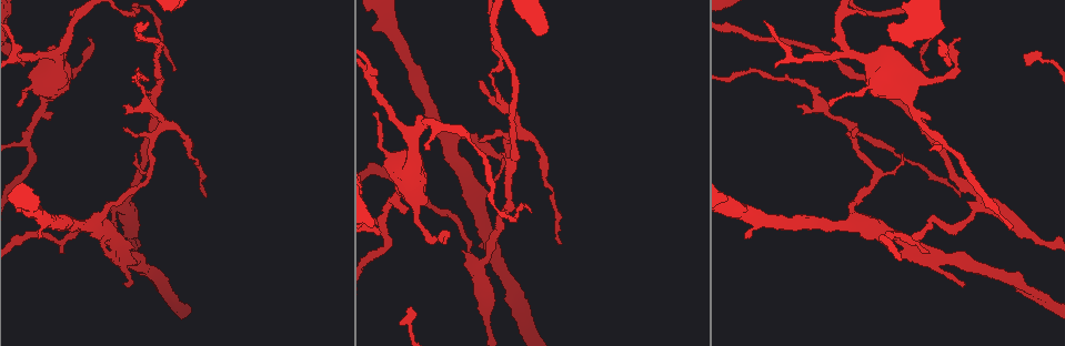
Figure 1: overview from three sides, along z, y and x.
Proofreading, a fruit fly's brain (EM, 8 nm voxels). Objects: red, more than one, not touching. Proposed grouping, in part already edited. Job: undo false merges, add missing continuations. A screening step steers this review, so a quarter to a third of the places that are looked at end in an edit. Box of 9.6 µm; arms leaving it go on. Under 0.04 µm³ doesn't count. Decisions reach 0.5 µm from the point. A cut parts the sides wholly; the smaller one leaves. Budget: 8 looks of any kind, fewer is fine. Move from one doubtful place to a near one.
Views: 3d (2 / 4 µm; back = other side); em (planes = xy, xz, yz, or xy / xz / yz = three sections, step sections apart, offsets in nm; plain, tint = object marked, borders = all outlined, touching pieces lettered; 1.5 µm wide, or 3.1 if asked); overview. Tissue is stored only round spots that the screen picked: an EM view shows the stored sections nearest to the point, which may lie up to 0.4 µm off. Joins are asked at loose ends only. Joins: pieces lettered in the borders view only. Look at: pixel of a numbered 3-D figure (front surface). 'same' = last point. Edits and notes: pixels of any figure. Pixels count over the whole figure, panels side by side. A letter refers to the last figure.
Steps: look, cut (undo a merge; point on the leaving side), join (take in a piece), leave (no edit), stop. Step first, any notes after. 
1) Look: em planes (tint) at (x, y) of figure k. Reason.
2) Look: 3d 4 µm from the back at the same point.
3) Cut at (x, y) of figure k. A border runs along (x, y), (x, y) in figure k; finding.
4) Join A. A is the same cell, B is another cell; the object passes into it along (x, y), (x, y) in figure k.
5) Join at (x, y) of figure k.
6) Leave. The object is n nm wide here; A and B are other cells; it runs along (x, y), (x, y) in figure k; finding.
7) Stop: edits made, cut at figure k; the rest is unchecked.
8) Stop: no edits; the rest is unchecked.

Look: 3d 4 µm from the back at (530, 210) of figure 1. An open end.

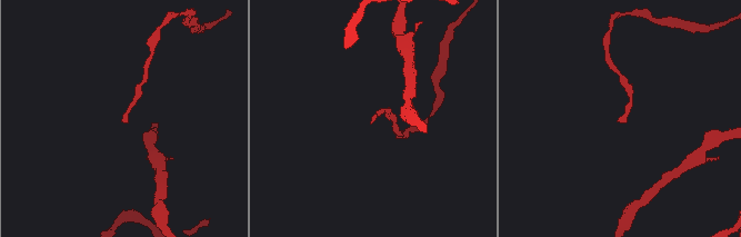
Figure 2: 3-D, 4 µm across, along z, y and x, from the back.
Look: em planes (tint) at (123, 120) of figure 2. Now the EM.

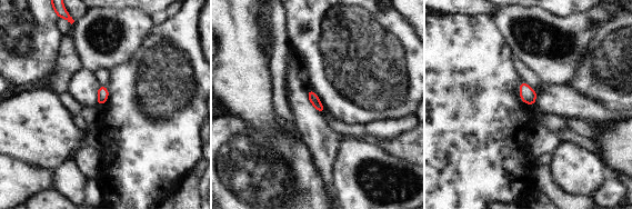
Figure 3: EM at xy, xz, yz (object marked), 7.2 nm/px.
Look: em planes (borders) at the same point. See the neighbours.

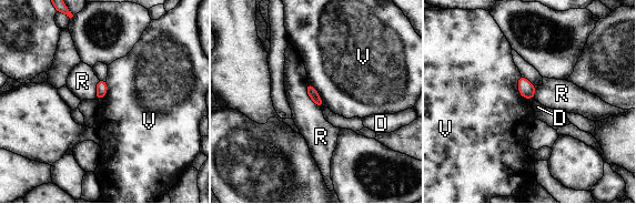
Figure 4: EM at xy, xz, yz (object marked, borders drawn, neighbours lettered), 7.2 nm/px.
Leave. D, R and V are other cells; a border runs along (520, 74), (517, 91), (530, 100) in figure 4; none of them fits.

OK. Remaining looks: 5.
Look: em planes (borders) at (135, 152) of figure 1. Free end.

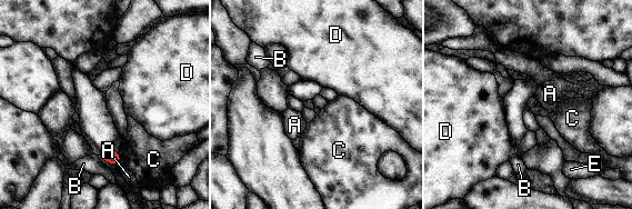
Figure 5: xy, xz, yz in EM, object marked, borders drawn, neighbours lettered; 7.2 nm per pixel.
Leave. A, B, C, D and E are other cells; a border runs along (118, 153), (120, 163) in figure 5; no lettered piece goes on from it.

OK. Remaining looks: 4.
Look: 3d 4 µm from the back at (207, 195) of figure 1. An open end.

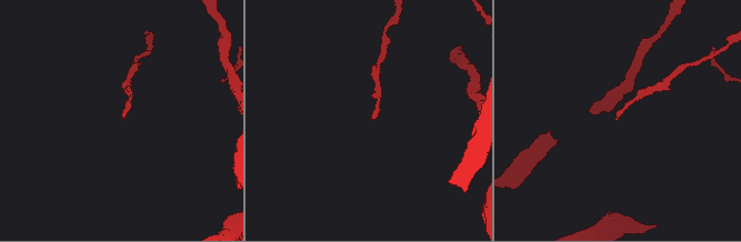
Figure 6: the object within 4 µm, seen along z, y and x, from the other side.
Look: em xz step 8 (borders) at (121, 116) of figure 6. Need the tissue.

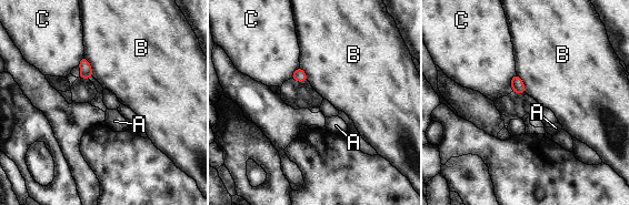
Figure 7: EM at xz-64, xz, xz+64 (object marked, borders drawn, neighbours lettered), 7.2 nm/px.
Leave. The object is 100 nm wide here; A, B and C are other cells; a border runs along (83, 57), (88, 61), (93, 75) in figure 7; no lettered piece goes on from it.

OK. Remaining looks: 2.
Stop: no edits; the rest is unchecked.

